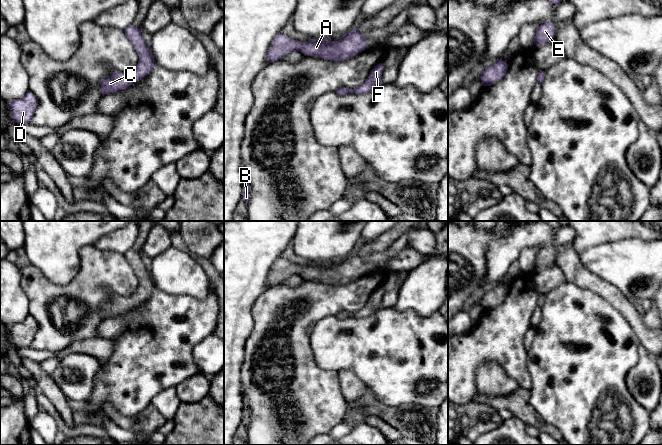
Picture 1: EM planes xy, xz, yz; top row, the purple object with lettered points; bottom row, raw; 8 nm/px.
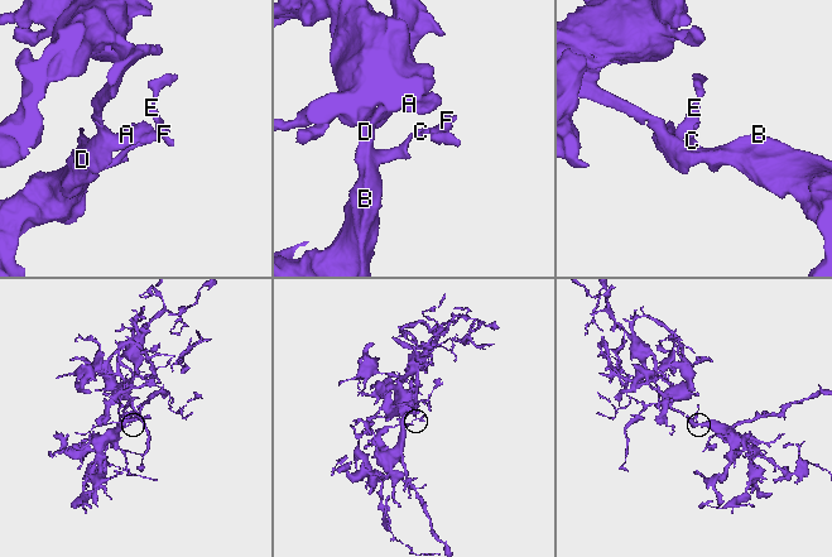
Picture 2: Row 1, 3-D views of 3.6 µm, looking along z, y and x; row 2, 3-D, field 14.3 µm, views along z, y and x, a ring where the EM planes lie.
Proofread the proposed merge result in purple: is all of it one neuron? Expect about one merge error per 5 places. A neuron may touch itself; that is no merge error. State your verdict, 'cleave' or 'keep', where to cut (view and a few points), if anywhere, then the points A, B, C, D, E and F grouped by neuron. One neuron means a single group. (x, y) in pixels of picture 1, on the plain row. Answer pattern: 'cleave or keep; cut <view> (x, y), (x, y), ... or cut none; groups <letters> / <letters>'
keep; cut none; groups A B C D E F

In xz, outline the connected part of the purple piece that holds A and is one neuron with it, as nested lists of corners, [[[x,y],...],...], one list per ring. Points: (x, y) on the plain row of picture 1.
[[[355,252],[342,259],[338,265],[310,263],[306,266],[300,266],[280,256],[269,271],[267,284],[270,286],[278,285],[292,275],[299,275],[304,279],[316,280],[325,284],[343,285],[361,277],[367,271],[368,267],[364,258]]]

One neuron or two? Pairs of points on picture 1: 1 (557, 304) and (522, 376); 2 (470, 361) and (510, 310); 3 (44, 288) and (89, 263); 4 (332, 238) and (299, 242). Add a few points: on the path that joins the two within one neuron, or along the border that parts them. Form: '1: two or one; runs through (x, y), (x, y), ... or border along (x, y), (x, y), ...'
1: two; border along (526, 350), (526, 368), (531, 380), (531, 390)
2: one; runs through (481, 348), (504, 323)
3: one; runs through (57, 290), (70, 290), (84, 276)
4: one; runs through (324, 238), (317, 238), (307, 242)

